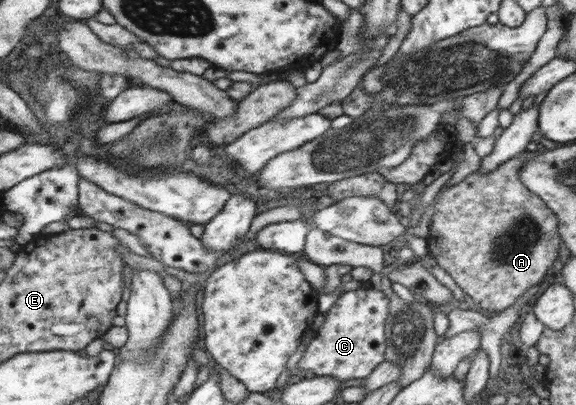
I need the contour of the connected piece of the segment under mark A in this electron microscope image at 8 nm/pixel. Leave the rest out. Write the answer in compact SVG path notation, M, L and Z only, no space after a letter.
M518 156L499 164L493 172L468 174L461 182L443 185L433 203L432 224L429 224L426 238L428 255L479 308L490 312L498 313L507 308L529 286L538 284L559 250L559 220L555 220L544 199L533 194L520 181L522 165L523 157Z

